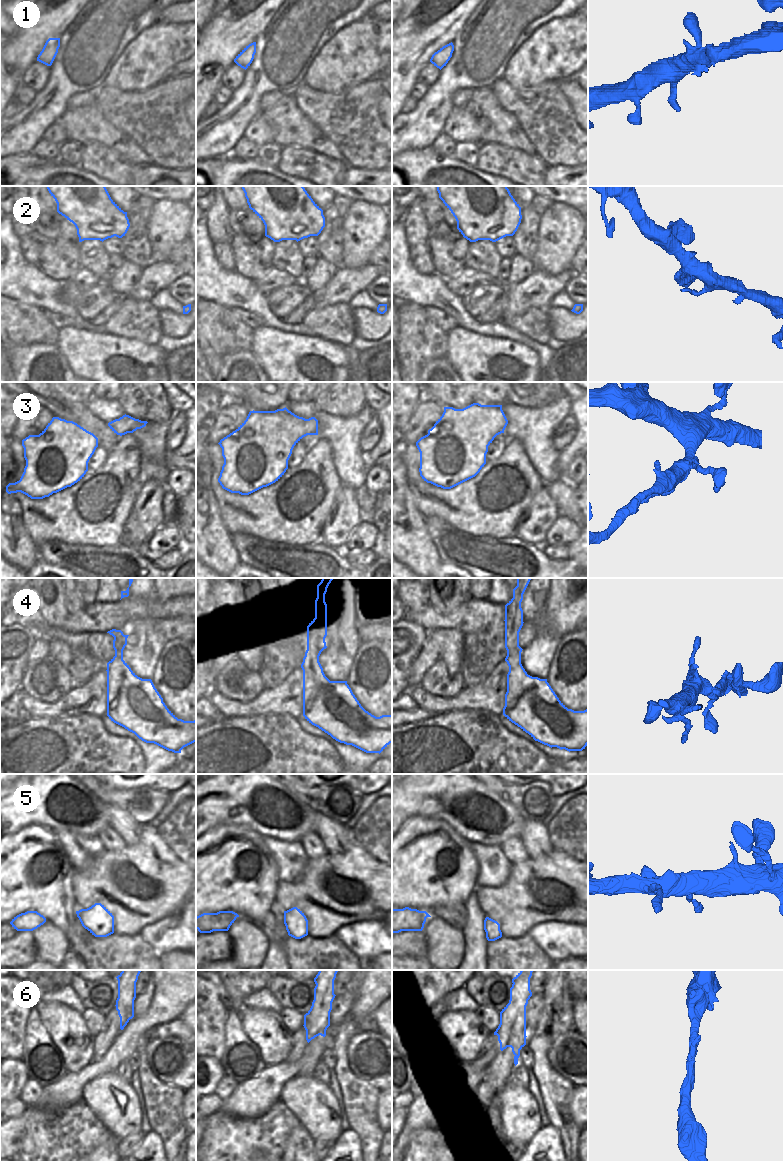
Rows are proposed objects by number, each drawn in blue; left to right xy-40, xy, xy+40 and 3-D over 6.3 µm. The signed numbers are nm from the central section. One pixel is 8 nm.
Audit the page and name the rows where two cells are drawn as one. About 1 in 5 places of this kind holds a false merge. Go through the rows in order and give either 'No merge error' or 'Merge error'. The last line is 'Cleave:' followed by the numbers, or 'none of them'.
1: No merge error
2: No merge error
3: No merge error
4: No merge error
5: No merge error
6: Merge error
Cleave: 6.

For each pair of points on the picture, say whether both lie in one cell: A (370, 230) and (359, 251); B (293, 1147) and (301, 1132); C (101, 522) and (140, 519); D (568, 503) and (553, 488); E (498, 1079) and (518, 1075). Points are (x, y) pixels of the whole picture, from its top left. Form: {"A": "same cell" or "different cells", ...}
{"A": "same cell", "B": "same cell", "C": "different cells", "D": "same cell", "E": "different cells"}

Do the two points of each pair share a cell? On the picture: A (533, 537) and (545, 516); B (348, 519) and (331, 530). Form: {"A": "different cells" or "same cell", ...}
{"A": "same cell", "B": "same cell"}

